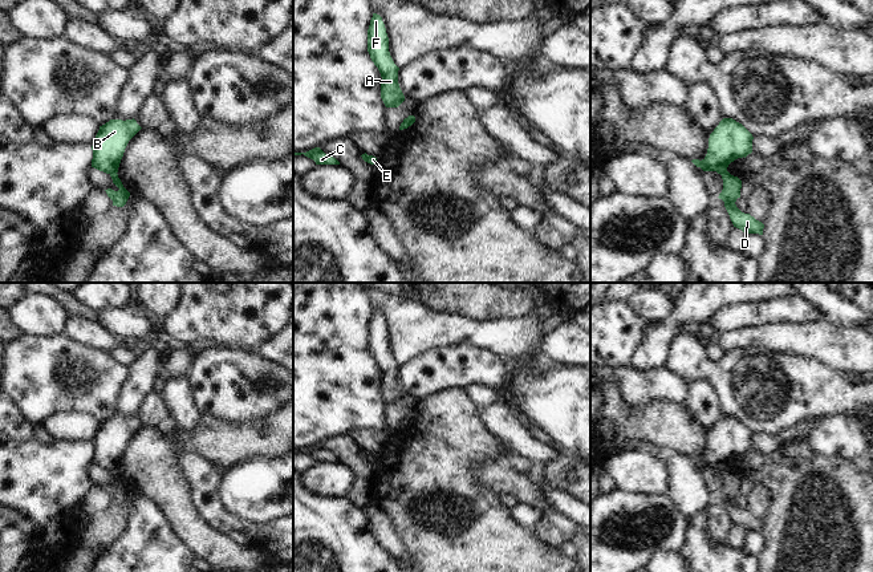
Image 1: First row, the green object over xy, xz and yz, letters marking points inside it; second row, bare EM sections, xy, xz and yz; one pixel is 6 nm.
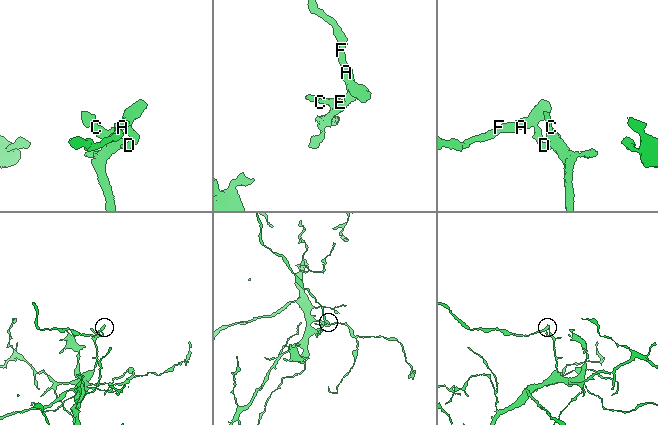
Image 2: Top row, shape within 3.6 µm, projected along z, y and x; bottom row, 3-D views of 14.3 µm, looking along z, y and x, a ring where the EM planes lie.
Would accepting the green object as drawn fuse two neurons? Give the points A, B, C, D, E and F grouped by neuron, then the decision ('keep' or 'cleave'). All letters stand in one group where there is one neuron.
A B F / C D E; cleave

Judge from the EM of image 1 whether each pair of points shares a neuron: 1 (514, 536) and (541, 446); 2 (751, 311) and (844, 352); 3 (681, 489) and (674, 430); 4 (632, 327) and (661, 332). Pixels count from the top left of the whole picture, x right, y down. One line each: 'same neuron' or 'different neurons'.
1: different neurons
2: different neurons
3: different neurons
4: different neurons

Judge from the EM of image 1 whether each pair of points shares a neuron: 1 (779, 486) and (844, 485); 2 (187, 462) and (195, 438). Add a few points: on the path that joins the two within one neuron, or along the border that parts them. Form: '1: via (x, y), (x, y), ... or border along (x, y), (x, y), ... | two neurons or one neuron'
1: via (795, 487), (808, 494), (817, 489), (828, 489) | one neuron
2: border along (177, 431), (177, 442), (183, 449), (218, 467) | two neurons

